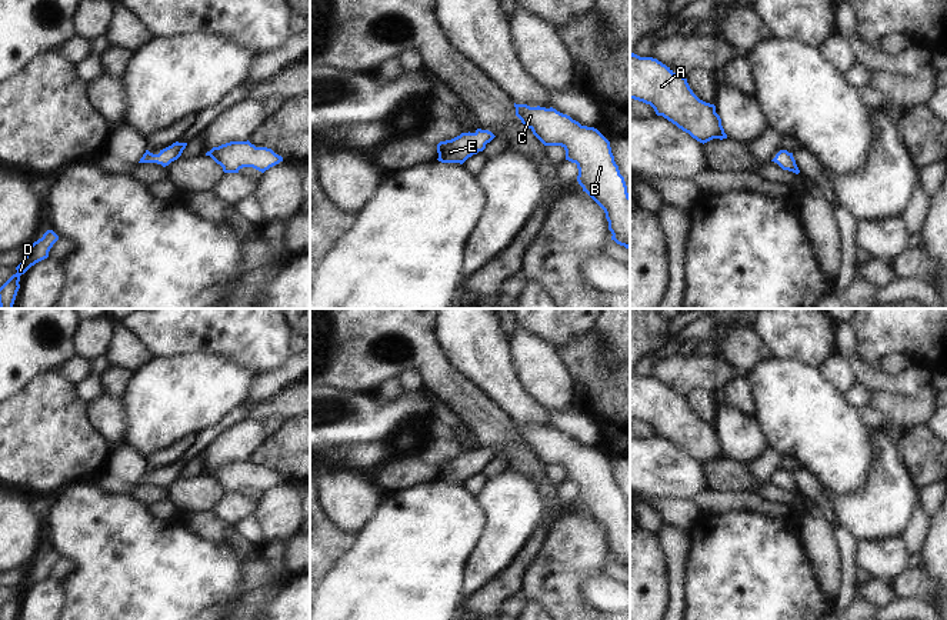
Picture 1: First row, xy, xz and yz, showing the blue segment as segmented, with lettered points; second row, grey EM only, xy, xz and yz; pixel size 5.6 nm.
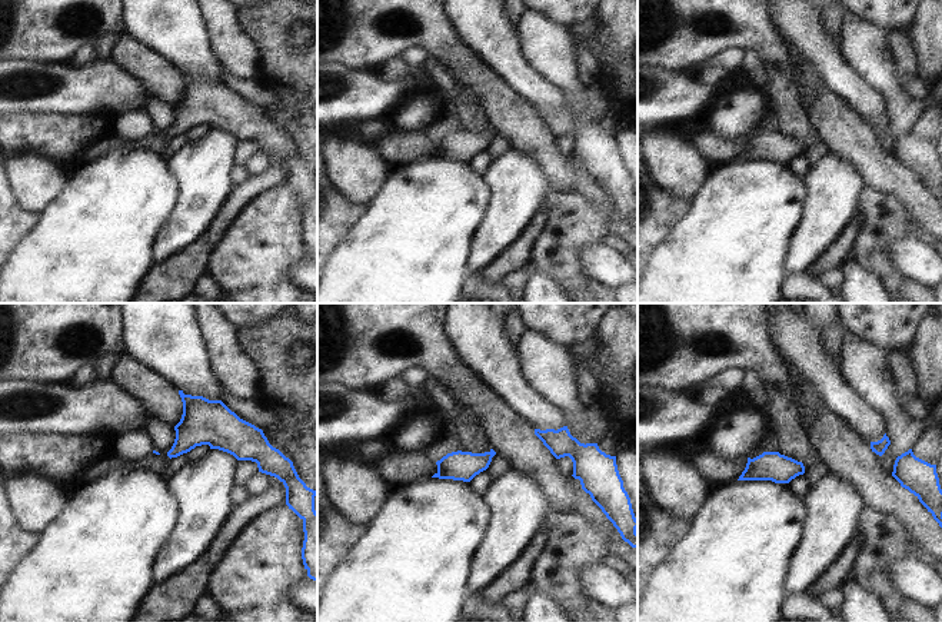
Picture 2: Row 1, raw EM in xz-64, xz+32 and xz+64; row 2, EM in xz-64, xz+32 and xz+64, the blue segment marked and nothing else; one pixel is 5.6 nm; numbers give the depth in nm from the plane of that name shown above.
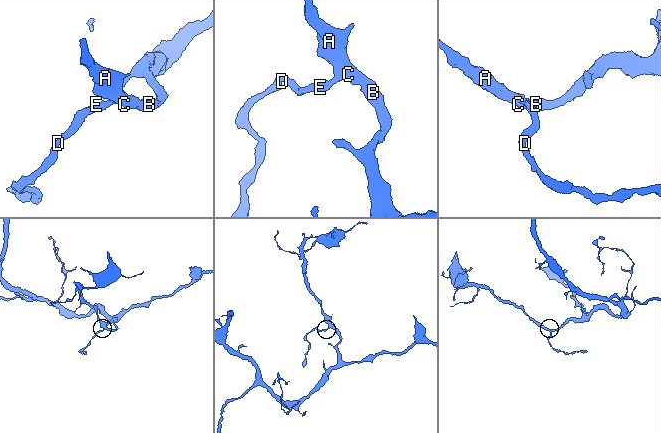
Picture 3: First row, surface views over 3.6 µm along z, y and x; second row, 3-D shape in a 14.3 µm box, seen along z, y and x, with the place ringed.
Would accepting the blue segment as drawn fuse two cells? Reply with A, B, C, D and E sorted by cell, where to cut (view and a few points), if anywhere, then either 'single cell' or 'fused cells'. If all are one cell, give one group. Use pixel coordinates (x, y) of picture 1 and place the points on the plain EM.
A B C D E | no cut | single cell

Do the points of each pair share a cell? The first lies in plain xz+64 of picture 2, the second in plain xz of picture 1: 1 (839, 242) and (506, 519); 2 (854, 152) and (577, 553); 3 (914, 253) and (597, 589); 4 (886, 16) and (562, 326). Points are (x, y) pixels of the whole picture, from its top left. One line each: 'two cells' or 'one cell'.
1: two cells
2: two cells
3: one cell
4: one cell

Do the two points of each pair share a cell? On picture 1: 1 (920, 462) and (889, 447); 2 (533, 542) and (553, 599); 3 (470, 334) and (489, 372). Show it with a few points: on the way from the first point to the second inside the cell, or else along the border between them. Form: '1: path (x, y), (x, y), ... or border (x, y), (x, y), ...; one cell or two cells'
1: border (896, 444), (913, 483); two cells
2: border (553, 522), (522, 582); two cells
3: path (474, 343), (487, 363); one cell

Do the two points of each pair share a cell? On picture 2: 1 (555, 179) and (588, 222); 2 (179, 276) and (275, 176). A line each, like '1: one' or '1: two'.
1: two
2: one

